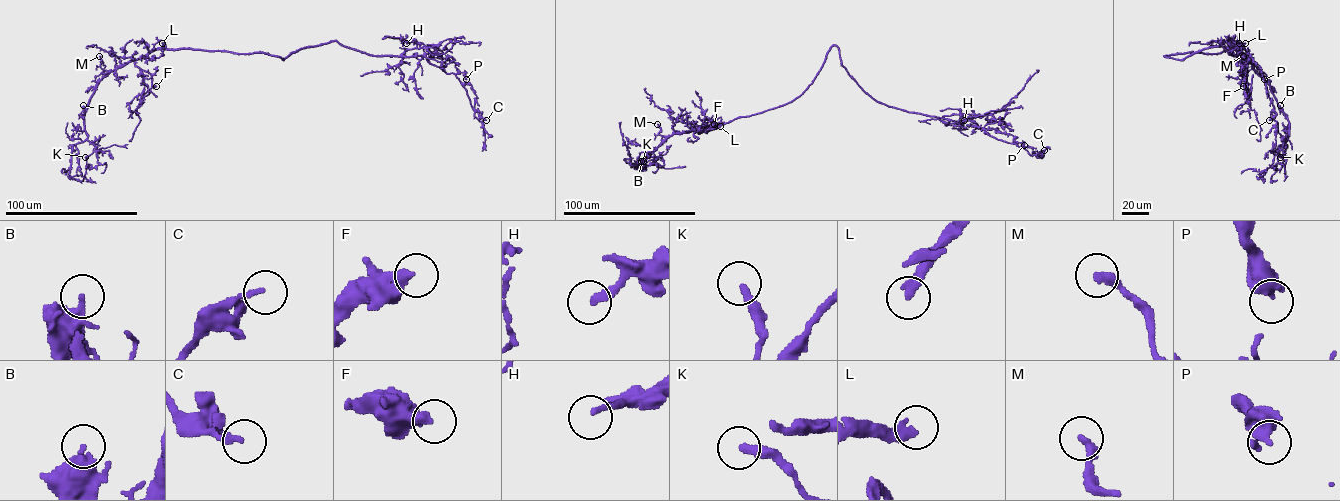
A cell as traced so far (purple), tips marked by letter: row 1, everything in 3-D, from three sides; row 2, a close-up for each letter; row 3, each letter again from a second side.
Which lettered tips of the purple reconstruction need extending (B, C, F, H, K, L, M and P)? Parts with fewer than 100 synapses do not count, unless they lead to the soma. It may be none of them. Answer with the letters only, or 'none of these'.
L

